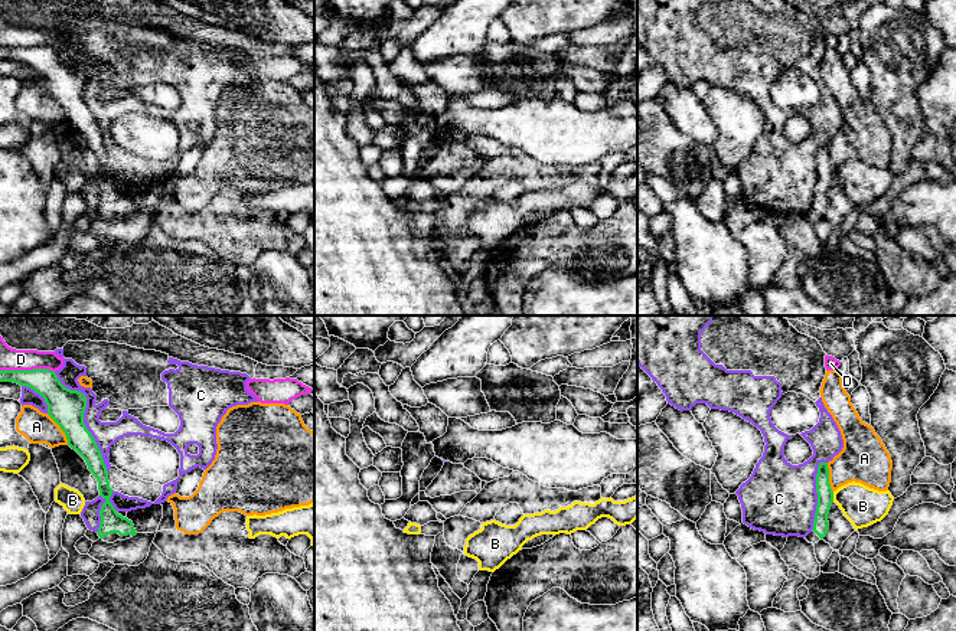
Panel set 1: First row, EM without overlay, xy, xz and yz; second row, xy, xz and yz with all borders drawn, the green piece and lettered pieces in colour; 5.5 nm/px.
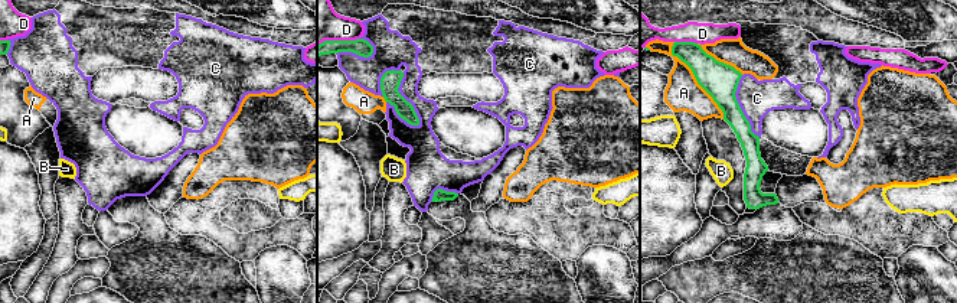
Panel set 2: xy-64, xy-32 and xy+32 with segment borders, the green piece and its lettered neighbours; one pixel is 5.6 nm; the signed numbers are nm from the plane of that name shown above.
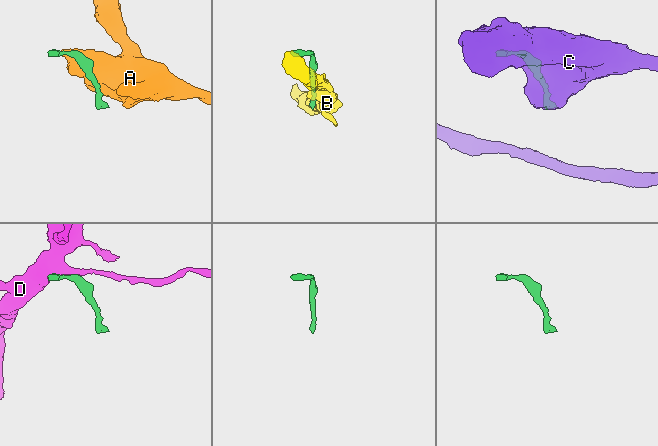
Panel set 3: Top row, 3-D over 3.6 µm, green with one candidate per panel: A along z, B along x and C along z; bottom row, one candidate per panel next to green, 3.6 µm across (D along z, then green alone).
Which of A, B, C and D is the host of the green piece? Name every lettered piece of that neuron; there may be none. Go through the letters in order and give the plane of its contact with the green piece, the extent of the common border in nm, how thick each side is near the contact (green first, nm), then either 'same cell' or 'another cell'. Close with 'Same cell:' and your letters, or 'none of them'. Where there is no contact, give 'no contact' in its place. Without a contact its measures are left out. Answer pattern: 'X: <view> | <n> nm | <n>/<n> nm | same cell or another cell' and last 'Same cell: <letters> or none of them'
A: xy | 220 nm | 200/180 nm | another cell
B: yz | 60 nm | 100/220 nm | another cell
C: xy | 650 nm | 200/140 nm | another cell
D: xy | 300 nm | 160/130 nm | another cell
Same cell: none of them

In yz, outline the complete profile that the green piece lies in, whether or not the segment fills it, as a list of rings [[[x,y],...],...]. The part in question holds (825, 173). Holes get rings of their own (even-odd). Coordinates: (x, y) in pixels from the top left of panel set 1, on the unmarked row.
[[[819,140],[816,151],[818,183],[812,209],[805,215],[809,220],[822,218],[829,206],[828,192],[833,180],[833,169],[829,161],[828,140]]]

